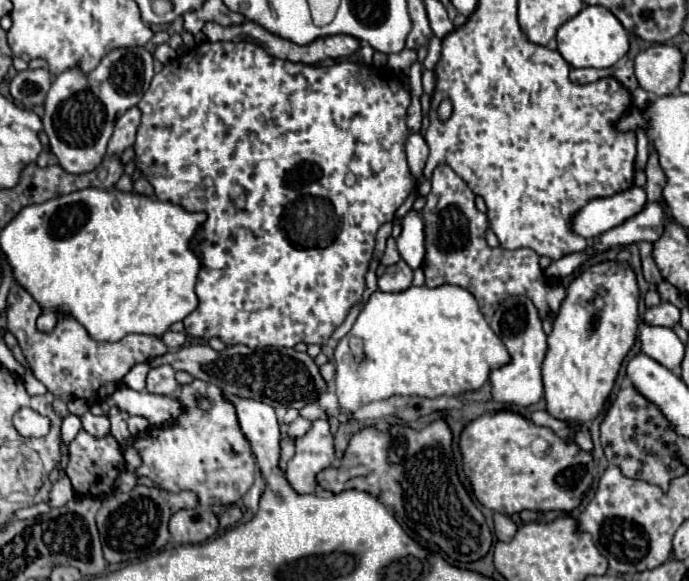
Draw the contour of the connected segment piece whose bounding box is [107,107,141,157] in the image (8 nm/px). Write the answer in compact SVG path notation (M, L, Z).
M131 107L125 115L119 117L119 121L115 123L115 131L109 139L107 157L121 157L121 153L133 145L139 121L141 121L141 113L137 107Z

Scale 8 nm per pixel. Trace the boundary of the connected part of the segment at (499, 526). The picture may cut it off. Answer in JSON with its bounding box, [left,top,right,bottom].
[493,513,517,541]

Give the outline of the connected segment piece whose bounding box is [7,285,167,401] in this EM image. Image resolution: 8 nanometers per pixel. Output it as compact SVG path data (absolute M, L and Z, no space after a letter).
M11 285L7 297L7 329L19 339L21 351L27 357L33 375L47 387L53 397L59 397L63 401L103 401L115 391L115 387L133 365L147 363L153 357L167 353L167 345L161 341L161 337L155 335L133 333L117 343L93 341L87 335L85 327L71 317L61 317L53 333L39 333L35 327L39 315L41 309L35 299L19 285Z

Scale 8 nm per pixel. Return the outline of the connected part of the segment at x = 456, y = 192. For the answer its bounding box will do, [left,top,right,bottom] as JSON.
[421,165,565,317]

